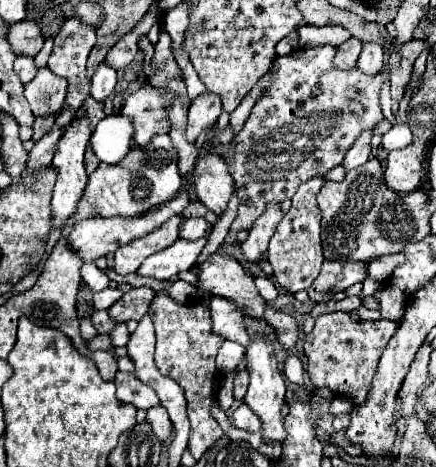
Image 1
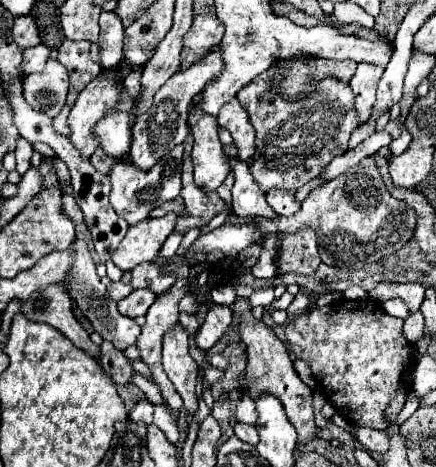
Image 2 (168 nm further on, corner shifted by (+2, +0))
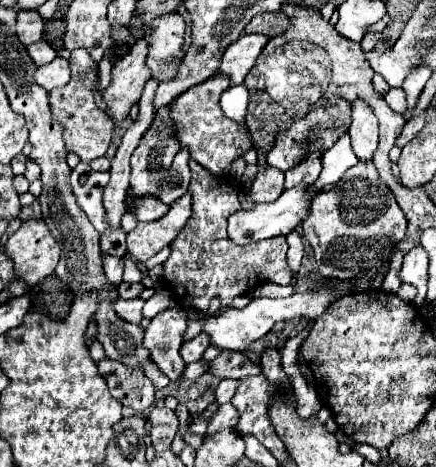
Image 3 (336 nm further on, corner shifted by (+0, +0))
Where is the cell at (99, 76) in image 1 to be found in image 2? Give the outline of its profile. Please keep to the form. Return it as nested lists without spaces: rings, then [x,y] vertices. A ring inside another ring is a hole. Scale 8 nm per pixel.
[[[103,12],[99,18],[101,26],[101,66],[117,66],[123,58],[123,24],[115,12]]]

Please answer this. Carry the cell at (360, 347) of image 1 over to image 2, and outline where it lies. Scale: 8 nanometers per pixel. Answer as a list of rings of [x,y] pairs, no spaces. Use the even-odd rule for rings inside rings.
[[[373,298],[335,300],[291,320],[285,334],[293,354],[311,364],[323,396],[349,424],[385,430],[385,410],[393,394],[407,384],[417,350],[403,334],[403,320],[389,316],[379,304]]]

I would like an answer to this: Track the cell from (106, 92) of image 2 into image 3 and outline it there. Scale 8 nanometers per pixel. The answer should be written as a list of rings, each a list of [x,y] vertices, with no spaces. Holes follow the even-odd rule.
[[[139,40],[131,52],[117,60],[111,68],[111,84],[103,90],[103,102],[107,104],[105,114],[113,120],[115,126],[119,126],[127,114],[129,108],[141,98],[143,86],[147,78],[151,76],[151,70],[145,66],[147,56],[147,44]]]

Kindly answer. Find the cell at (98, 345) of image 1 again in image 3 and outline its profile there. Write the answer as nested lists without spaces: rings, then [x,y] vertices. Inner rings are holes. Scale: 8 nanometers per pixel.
[[[103,358],[99,364],[99,374],[105,378],[111,396],[117,398],[123,406],[129,406],[137,412],[147,410],[155,400],[155,388],[151,380],[139,368],[129,368],[123,362]]]

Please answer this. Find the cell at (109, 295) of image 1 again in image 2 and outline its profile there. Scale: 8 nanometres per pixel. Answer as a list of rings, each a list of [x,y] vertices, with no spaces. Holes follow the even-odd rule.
[[[113,282],[113,284],[109,284],[107,292],[109,292],[109,296],[113,300],[119,302],[119,300],[123,300],[125,296],[129,296],[133,292],[133,286],[131,284],[125,284],[125,282]]]

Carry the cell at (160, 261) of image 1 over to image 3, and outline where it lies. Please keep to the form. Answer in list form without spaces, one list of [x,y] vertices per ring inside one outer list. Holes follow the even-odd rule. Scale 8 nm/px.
[[[297,186],[297,188],[285,190],[275,202],[257,204],[253,210],[239,210],[239,212],[231,214],[229,228],[227,228],[229,238],[239,246],[247,246],[249,242],[259,242],[265,238],[287,236],[307,216],[307,210],[303,208],[303,200],[305,200],[305,186]]]

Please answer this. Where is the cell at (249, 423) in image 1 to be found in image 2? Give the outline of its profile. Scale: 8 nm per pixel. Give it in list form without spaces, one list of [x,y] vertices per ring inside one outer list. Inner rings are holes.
[[[237,424],[235,426],[235,434],[239,440],[251,444],[251,446],[257,446],[257,430],[255,426],[249,426],[249,424]]]

